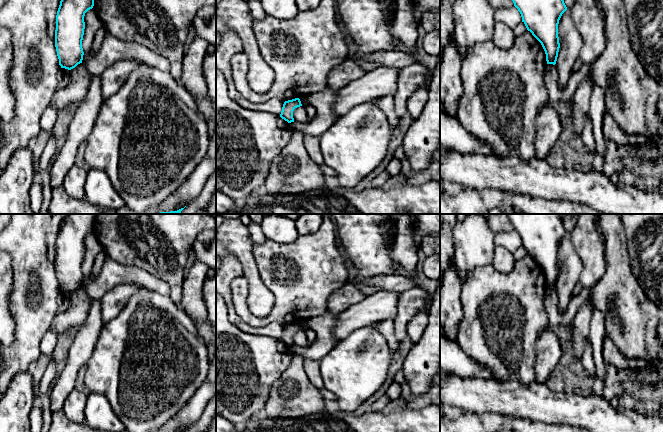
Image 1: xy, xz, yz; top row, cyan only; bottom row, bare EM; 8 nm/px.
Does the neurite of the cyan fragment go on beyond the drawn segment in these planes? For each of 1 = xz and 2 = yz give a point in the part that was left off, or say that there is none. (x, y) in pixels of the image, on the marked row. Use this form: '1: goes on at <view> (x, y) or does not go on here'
1: does not go on here
2: does not go on here

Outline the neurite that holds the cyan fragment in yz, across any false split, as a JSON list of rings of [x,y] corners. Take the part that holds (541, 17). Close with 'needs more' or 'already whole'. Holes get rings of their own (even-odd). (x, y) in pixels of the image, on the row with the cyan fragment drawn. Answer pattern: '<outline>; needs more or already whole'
[[[512,0],[528,31],[541,43],[547,64],[556,64],[560,48],[558,24],[567,10],[564,0]]]; already whole

